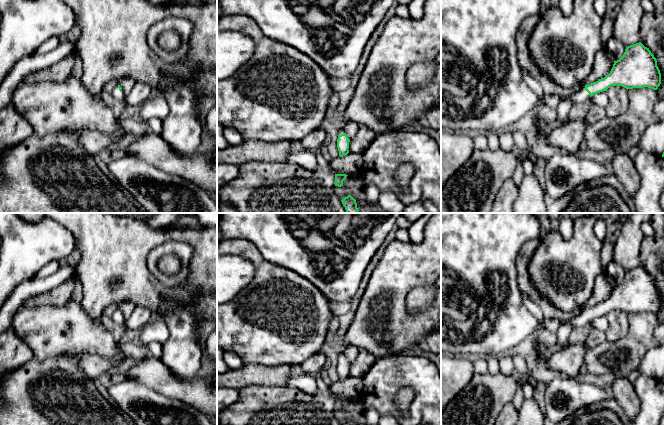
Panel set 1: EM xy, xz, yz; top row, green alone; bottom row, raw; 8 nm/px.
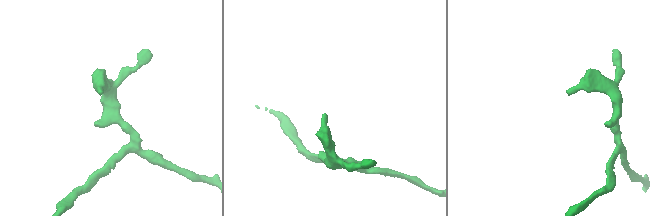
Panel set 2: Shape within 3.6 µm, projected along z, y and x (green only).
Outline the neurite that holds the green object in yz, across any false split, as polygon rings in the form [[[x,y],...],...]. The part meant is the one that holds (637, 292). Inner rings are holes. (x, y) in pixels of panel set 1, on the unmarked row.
[[[641,266],[626,271],[623,280],[614,285],[608,299],[583,312],[566,315],[563,324],[570,323],[574,328],[589,324],[594,318],[607,315],[611,310],[624,312],[648,311],[657,314],[661,308],[661,297],[657,284],[649,272]]]

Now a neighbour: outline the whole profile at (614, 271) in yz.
[[[614,260],[609,263],[606,269],[606,275],[614,285],[619,284],[623,280],[625,273],[626,271]]]

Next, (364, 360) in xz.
[[[359,348],[356,359],[350,363],[349,377],[362,377],[376,362],[376,357],[364,348]]]

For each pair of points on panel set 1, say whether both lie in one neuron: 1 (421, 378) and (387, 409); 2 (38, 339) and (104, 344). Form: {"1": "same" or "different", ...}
{"1": "same", "2": "same"}

